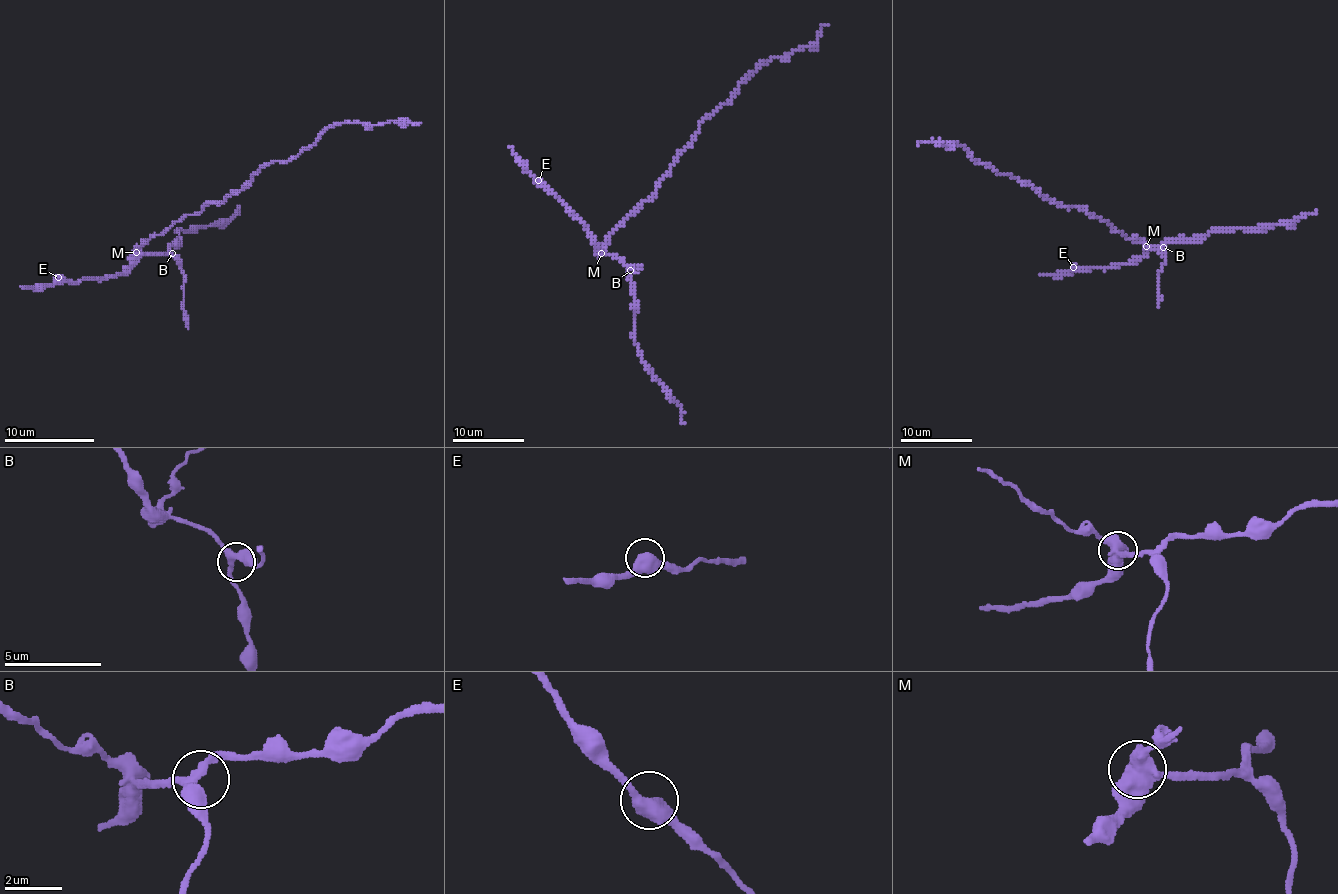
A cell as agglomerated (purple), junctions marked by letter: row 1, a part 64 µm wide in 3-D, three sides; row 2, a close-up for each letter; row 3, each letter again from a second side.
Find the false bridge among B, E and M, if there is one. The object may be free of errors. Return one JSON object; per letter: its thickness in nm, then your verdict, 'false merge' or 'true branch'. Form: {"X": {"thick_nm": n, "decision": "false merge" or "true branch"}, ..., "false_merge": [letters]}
{"B": {"thick_nm": 320, "decision": "true branch"}, "E": {"thick_nm": 550, "decision": "true branch"}, "M": {"thick_nm": 500, "decision": "false merge"}, "false_merge": ["M"]}

